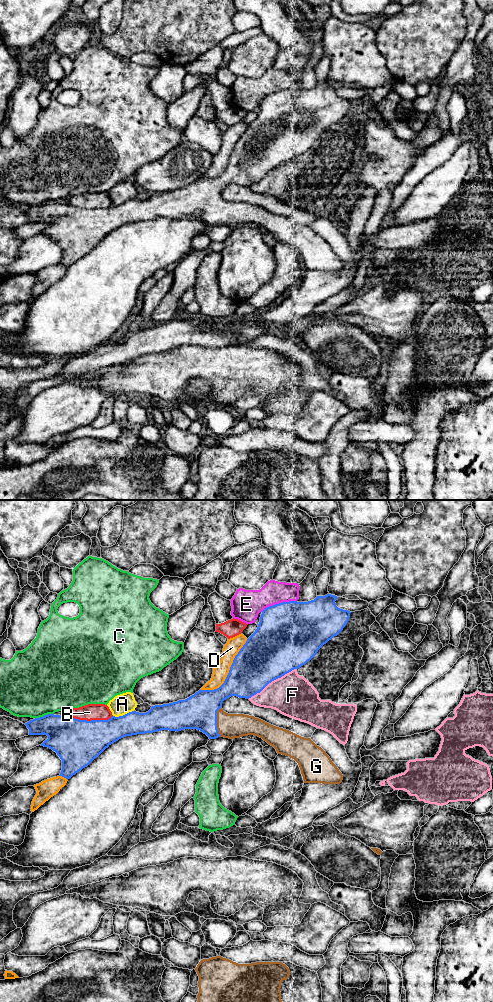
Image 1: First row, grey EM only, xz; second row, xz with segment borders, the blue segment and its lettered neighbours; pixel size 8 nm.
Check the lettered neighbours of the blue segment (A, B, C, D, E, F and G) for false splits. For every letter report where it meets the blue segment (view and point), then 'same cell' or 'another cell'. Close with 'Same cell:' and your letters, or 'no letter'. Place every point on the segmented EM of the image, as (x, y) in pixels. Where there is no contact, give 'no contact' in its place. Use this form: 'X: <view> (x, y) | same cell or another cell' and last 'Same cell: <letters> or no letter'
A: xz (123, 715) | another cell
B: xz (91, 720) | another cell
C: xz (45, 715) | another cell
D: xz (229, 672) | another cell
E: xz (279, 603) | another cell
F: xz (272, 680) | another cell
G: xz (216, 722) | same cell
Same cell: G

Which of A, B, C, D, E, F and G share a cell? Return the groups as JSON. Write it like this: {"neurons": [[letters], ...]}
{"neurons": [["A"], ["B"], ["C"], ["D"], ["E"], ["F"], ["G"]]}

